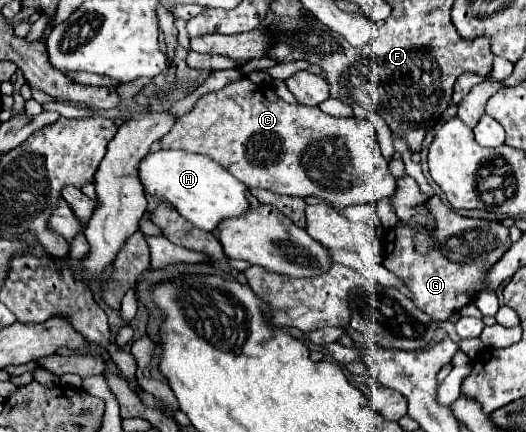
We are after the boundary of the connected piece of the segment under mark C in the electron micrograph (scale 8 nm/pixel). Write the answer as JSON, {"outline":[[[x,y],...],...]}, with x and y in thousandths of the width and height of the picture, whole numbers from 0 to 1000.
{"outline":[[[475,181],[437,190],[414,213],[392,218],[369,241],[365,259],[350,264],[335,292],[308,319],[308,343],[357,347],[392,356],[418,375],[441,407],[471,435],[506,435],[544,454],[608,454],[635,477],[662,472],[715,472],[719,463],[753,444],[749,407],[738,398],[734,366],[722,347],[722,324],[700,278],[635,271],[616,264],[605,245],[559,245],[540,236],[525,208],[506,194],[483,194]]]}

